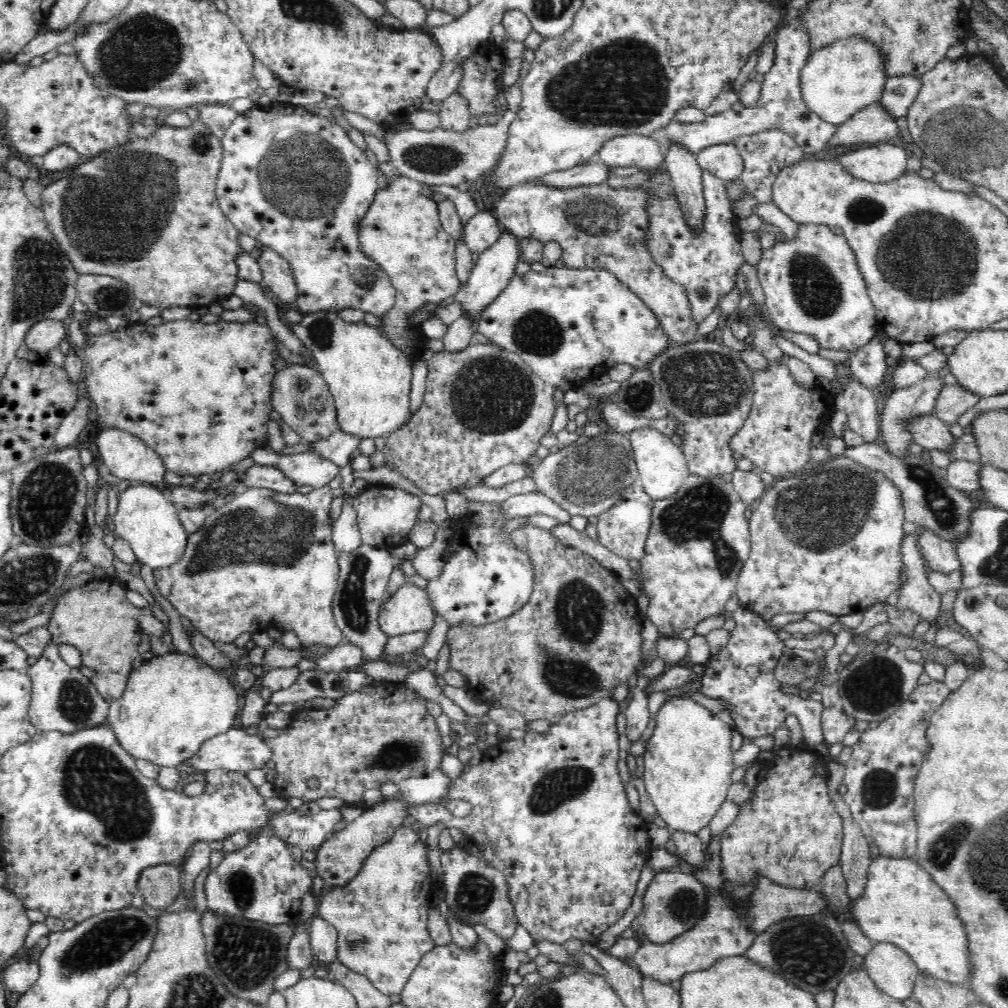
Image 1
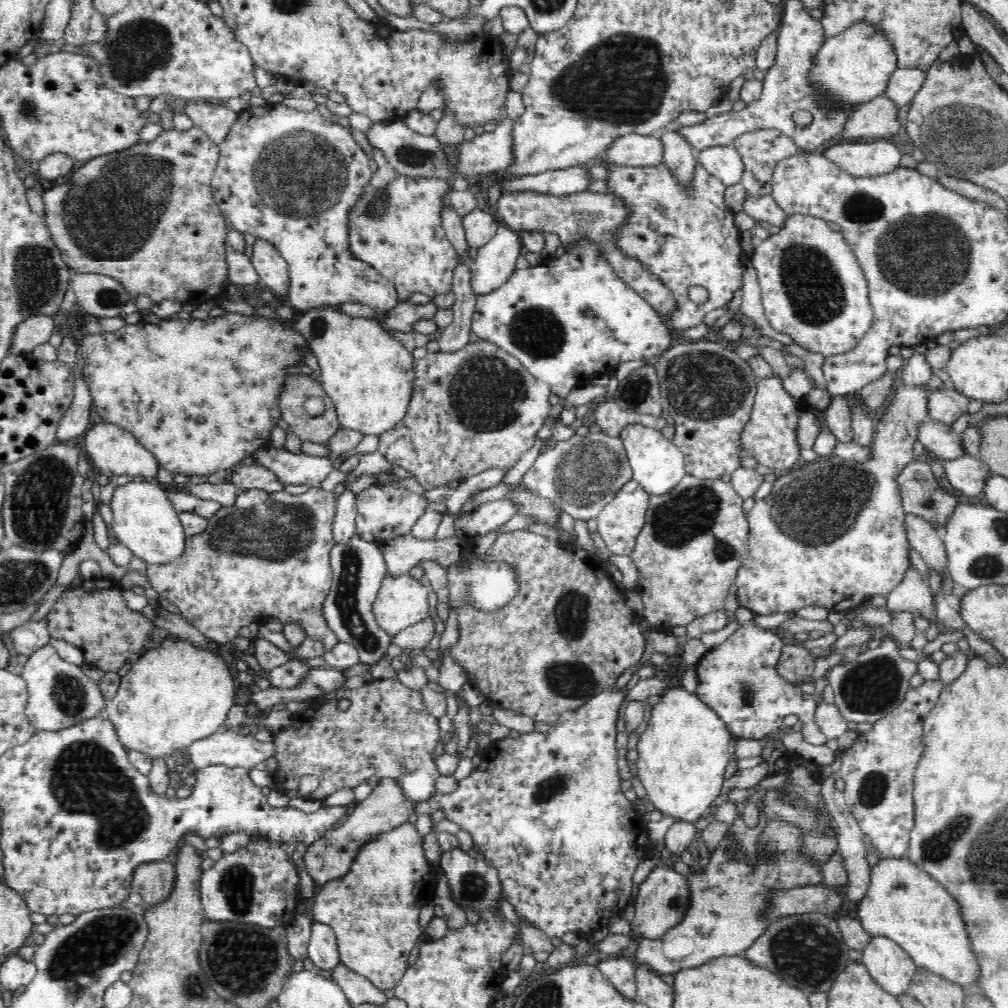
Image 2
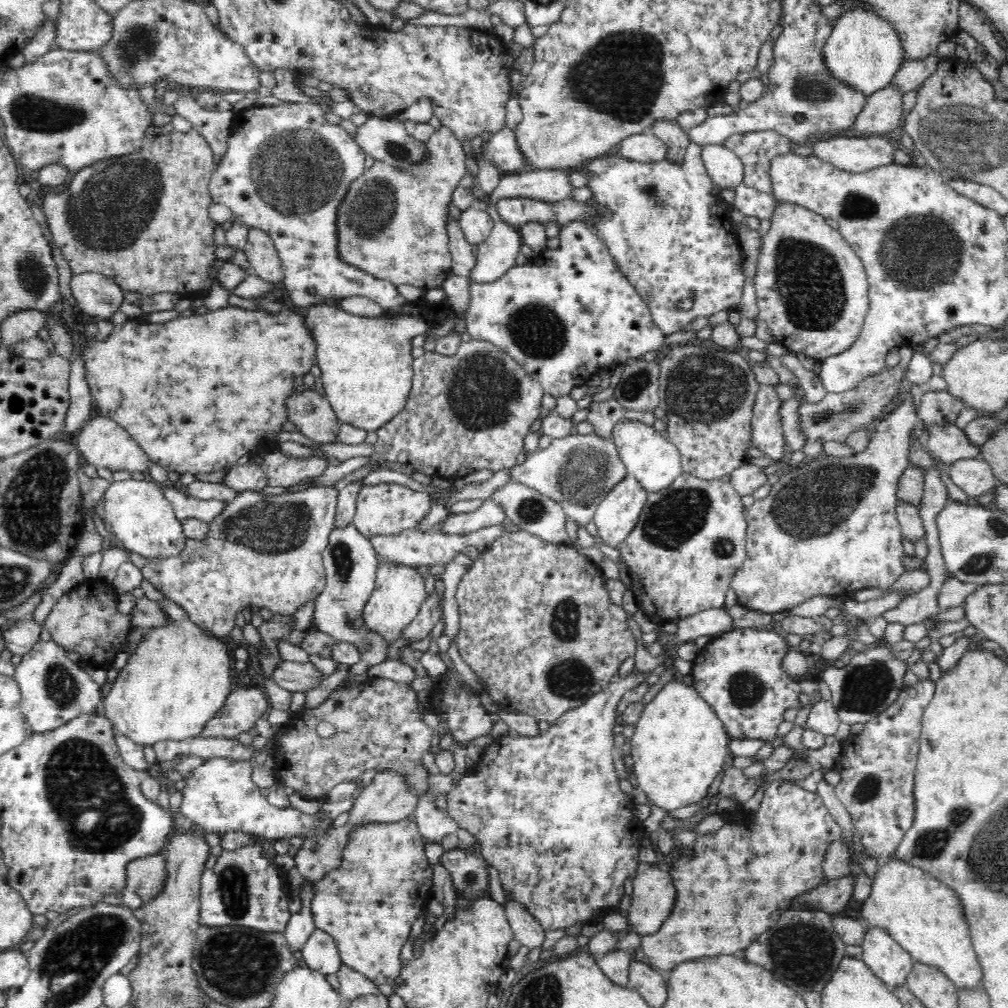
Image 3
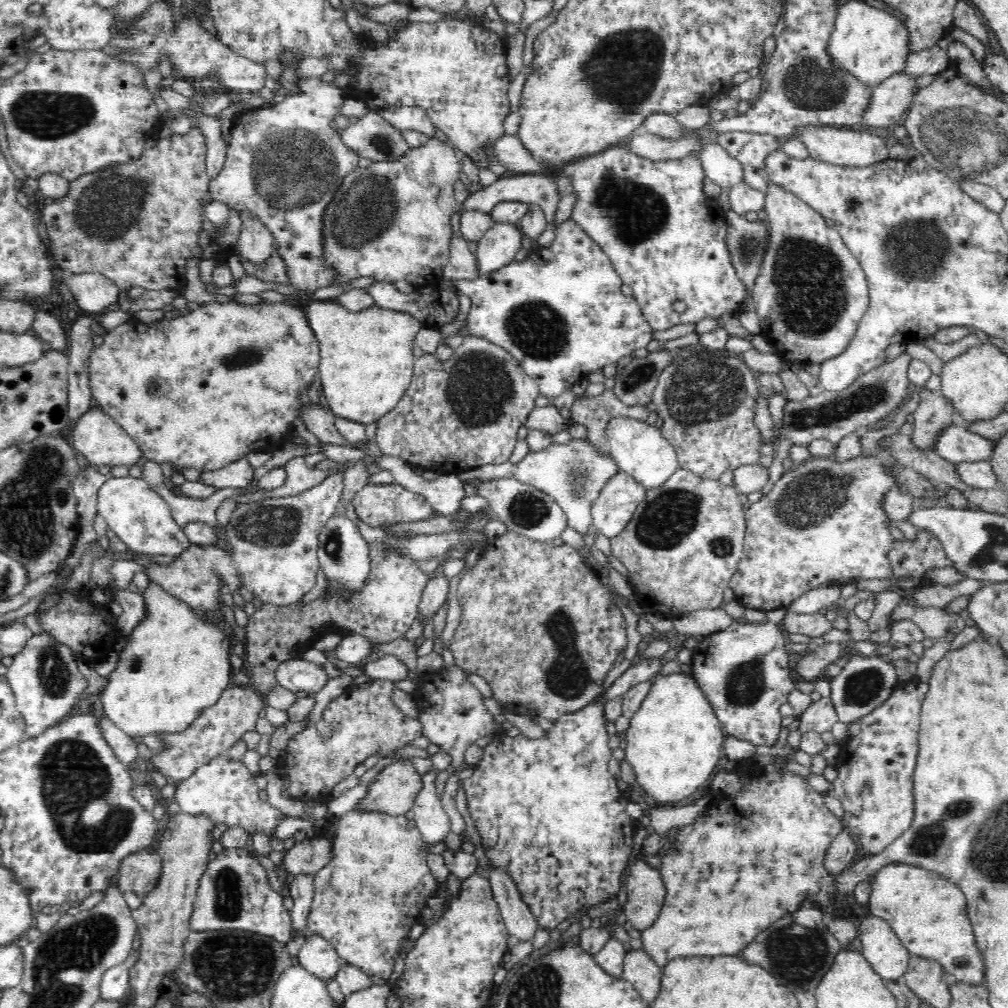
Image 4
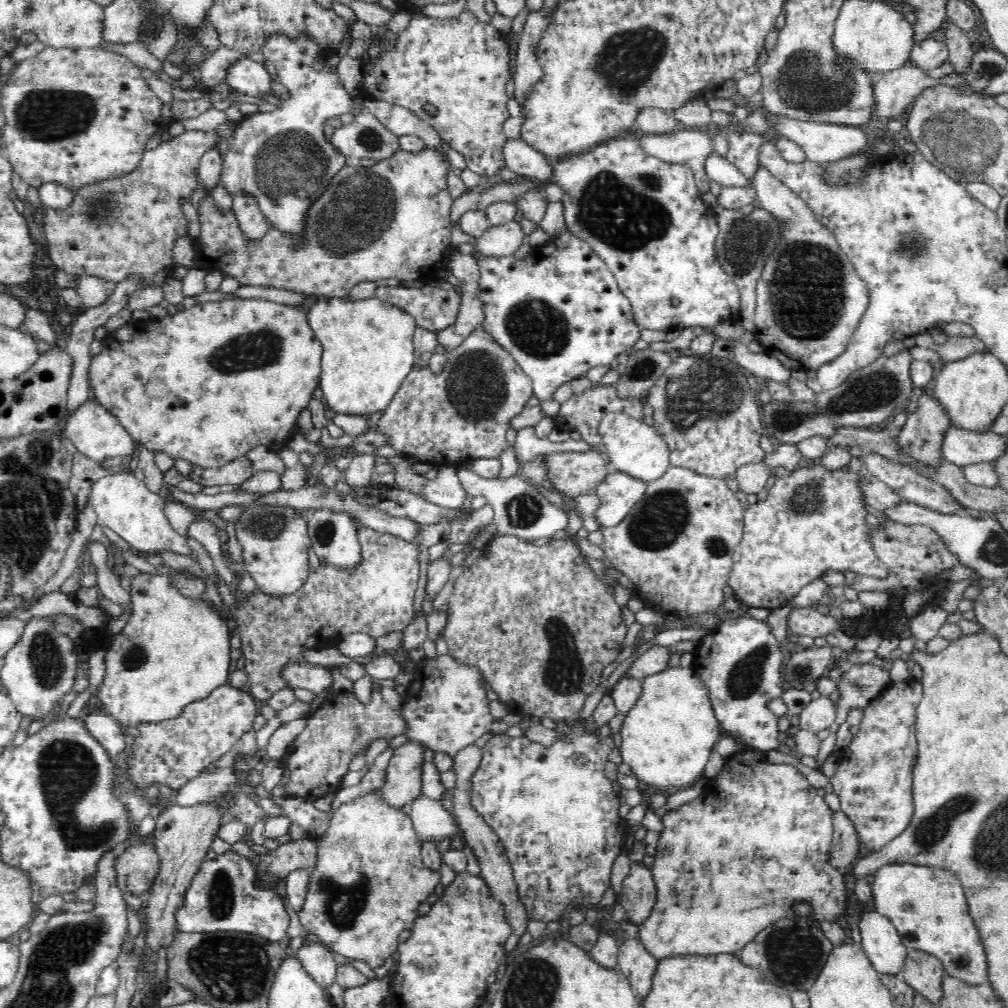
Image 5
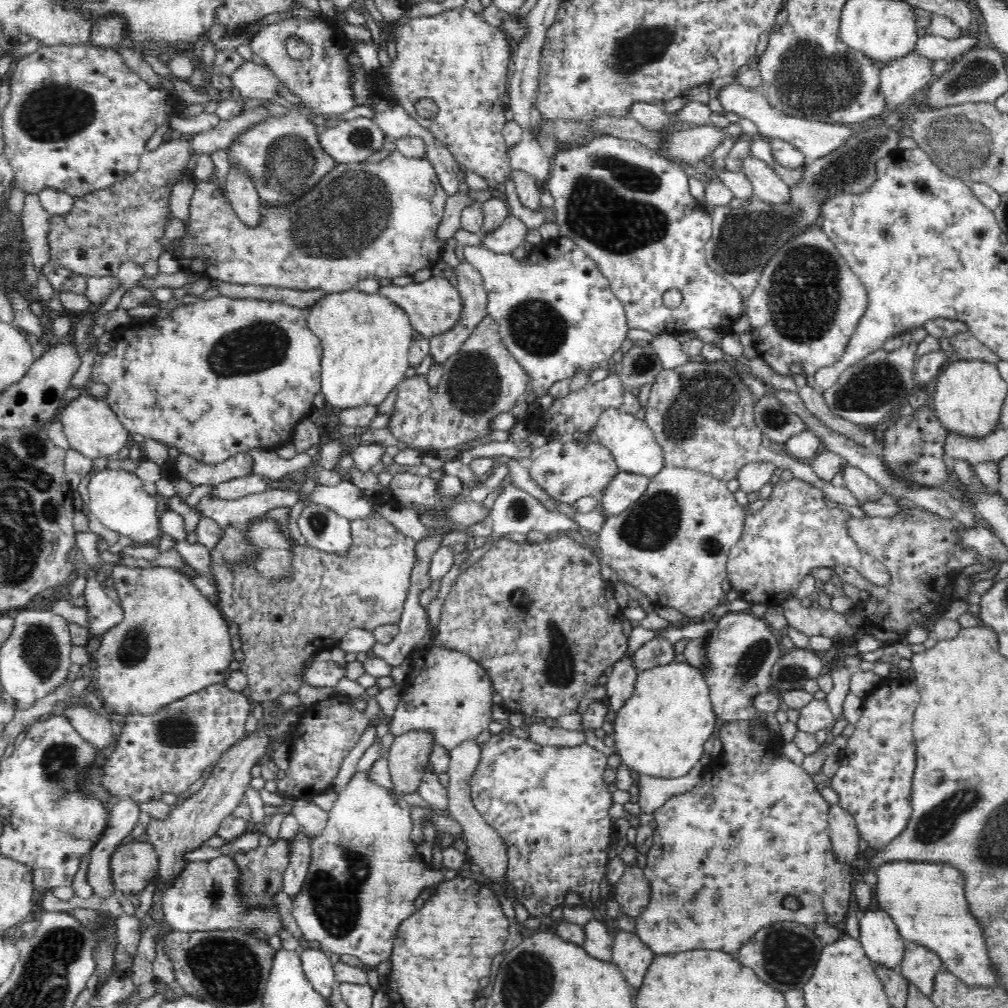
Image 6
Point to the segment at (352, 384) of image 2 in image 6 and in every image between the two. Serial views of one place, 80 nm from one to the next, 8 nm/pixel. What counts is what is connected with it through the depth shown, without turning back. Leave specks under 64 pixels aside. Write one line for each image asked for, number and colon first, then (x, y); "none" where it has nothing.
3: (366, 365)
4: (366, 363)
5: (368, 349)
6: (364, 337)

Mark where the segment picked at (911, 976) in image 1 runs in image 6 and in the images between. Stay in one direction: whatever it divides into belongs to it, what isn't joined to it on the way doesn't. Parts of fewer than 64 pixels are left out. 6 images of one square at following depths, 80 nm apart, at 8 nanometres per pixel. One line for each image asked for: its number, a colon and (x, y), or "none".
2: (892, 968)
3: (881, 953)
4: (884, 951)
5: (880, 940)
6: (881, 940)

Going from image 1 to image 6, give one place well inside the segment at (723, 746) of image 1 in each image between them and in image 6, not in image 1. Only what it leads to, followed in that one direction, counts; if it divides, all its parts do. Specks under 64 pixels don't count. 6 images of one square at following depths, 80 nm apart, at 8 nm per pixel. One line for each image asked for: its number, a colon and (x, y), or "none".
2: (682, 754)
3: (679, 745)
4: (674, 742)
5: (666, 736)
6: (660, 729)

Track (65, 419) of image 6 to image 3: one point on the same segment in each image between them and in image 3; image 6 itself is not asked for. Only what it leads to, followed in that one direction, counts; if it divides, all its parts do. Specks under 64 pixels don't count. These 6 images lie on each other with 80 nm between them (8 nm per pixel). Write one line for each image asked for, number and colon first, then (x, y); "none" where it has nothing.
3: (102, 442)
4: (101, 440)
5: (96, 433)

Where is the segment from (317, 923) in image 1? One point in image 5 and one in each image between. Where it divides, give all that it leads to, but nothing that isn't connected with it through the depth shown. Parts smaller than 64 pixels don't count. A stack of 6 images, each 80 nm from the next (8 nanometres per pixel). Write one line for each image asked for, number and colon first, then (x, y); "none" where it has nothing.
2: (322, 951)
3: (320, 954)
4: (317, 956)
5: (320, 964)

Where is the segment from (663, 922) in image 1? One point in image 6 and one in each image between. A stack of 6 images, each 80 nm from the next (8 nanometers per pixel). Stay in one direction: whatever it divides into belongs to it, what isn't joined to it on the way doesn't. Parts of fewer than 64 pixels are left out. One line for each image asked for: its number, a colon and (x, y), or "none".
2: (661, 899)
3: (652, 895)
4: (644, 890)
5: (637, 897)
6: (632, 892)

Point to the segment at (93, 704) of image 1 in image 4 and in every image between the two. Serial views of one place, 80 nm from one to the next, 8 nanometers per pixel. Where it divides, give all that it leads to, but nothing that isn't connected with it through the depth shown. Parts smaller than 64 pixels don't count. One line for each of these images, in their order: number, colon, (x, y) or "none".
2: (58, 693)
3: (53, 690)
4: (43, 677)

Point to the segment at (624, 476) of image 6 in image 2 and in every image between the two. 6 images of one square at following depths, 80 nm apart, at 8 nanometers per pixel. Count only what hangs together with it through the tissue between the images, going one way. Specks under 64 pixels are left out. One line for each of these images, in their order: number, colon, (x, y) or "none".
2: (619, 522)
3: (615, 516)
4: (618, 499)
5: (617, 495)

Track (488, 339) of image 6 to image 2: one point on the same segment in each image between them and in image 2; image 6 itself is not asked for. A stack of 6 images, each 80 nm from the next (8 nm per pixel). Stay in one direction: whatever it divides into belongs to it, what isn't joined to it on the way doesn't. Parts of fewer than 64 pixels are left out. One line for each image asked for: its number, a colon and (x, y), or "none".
2: (477, 409)
3: (468, 412)
4: (454, 415)
5: (461, 414)

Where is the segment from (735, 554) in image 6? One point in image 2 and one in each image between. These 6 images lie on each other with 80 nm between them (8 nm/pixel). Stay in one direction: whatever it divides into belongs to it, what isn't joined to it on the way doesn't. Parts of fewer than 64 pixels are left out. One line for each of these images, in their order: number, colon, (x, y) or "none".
2: (831, 533)
3: (828, 527)
4: (822, 522)
5: (813, 521)

